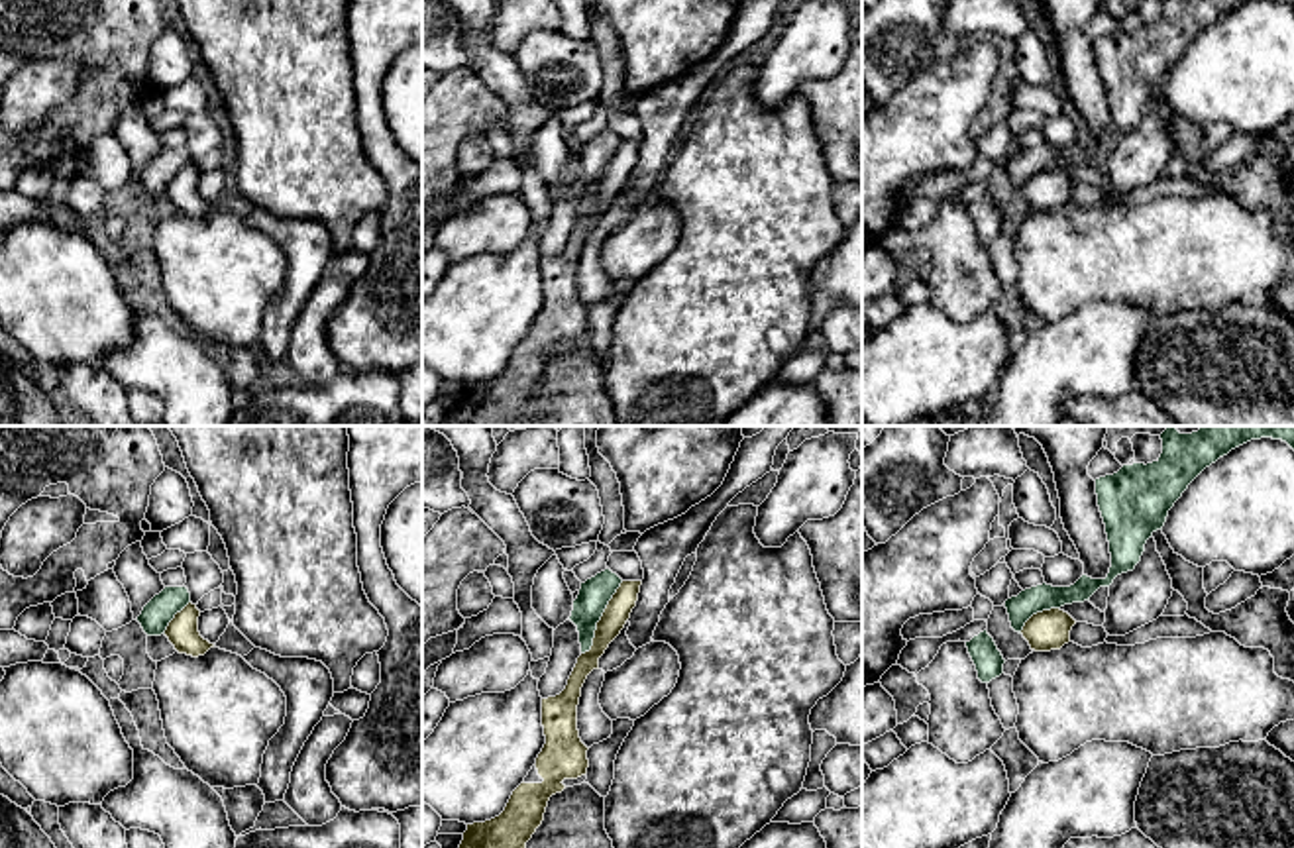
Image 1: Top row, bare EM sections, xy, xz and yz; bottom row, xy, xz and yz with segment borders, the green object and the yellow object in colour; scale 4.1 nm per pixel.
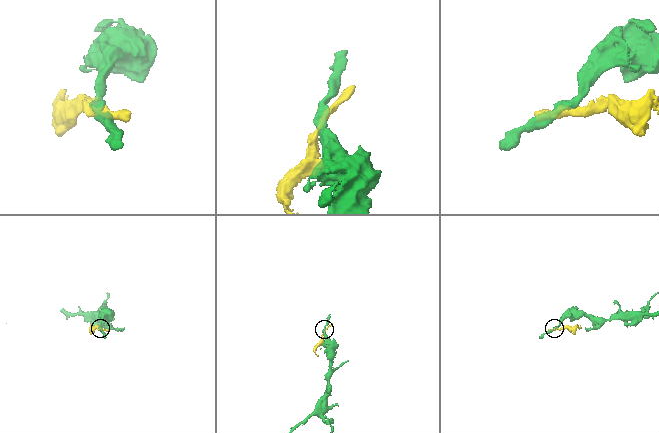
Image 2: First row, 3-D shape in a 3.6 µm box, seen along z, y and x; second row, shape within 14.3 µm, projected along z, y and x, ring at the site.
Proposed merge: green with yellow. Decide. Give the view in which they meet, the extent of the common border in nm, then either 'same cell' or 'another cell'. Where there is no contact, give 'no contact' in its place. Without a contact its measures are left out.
contact in xz; length 340 nm; another cell

